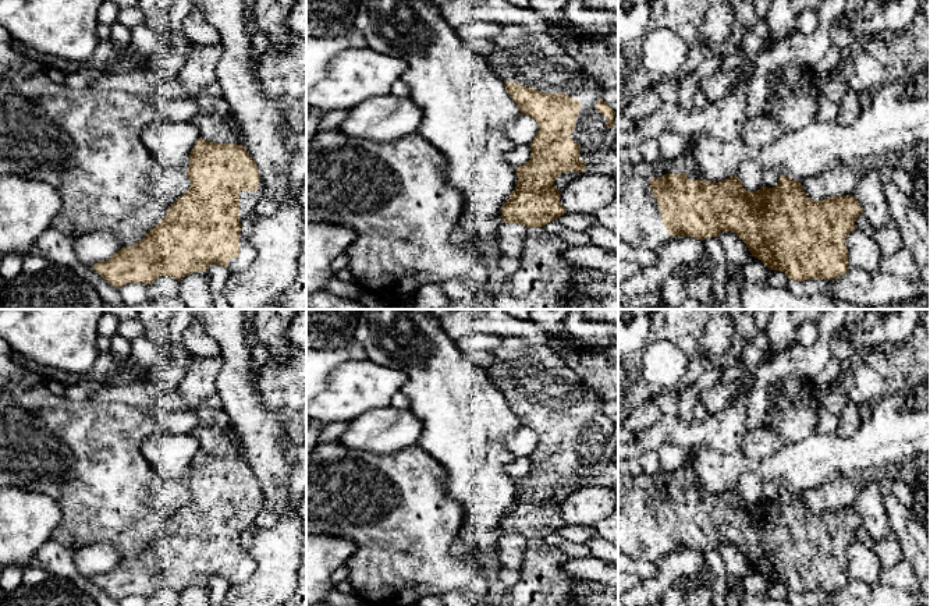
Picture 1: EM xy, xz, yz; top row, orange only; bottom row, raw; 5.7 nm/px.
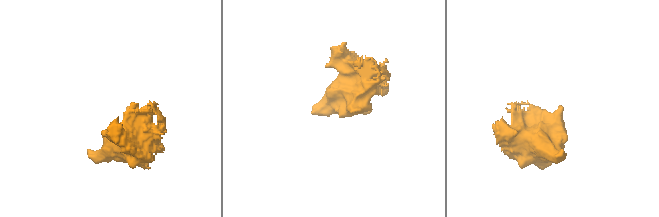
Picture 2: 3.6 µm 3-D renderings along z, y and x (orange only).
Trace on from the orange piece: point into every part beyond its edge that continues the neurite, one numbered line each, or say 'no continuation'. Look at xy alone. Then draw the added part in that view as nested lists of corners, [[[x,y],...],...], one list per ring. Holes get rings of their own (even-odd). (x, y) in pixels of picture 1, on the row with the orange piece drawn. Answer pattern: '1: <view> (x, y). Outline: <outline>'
1: xy (248, 199). Outline: [[[259,180],[258,191],[241,191],[239,192],[239,223],[256,210],[258,202],[263,198],[265,185]]]

